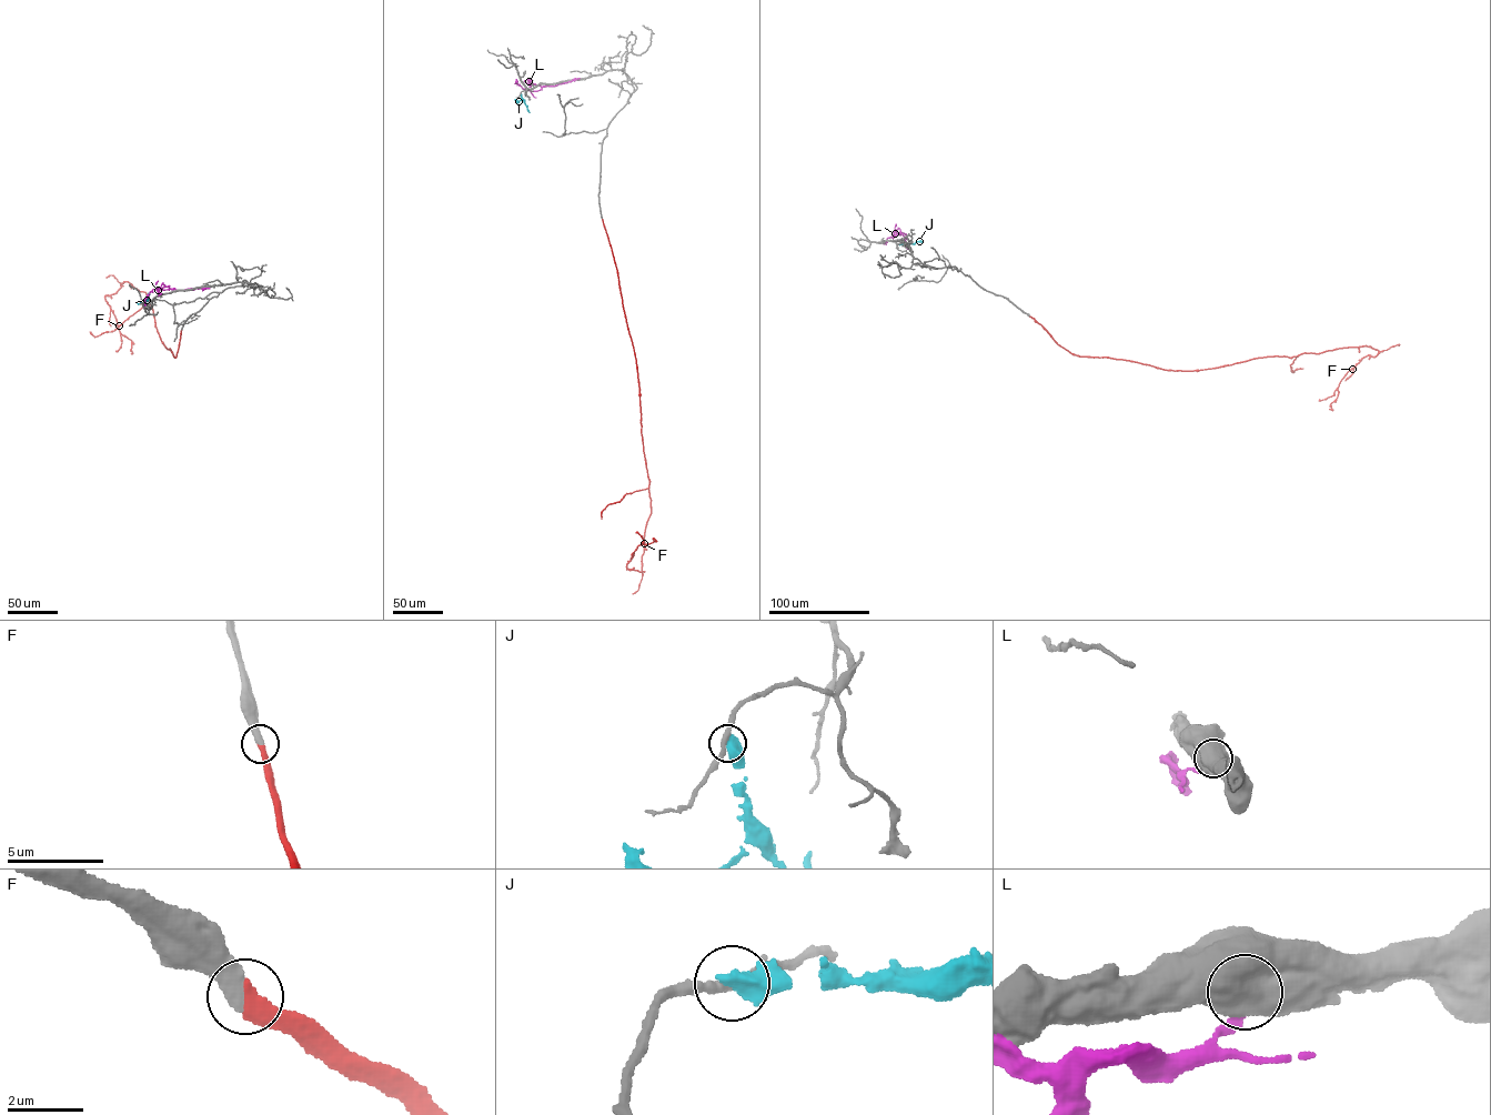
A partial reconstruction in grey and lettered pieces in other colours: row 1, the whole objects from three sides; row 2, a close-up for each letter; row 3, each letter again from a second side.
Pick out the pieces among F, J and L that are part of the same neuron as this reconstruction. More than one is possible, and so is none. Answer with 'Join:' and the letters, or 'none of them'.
Join: F

